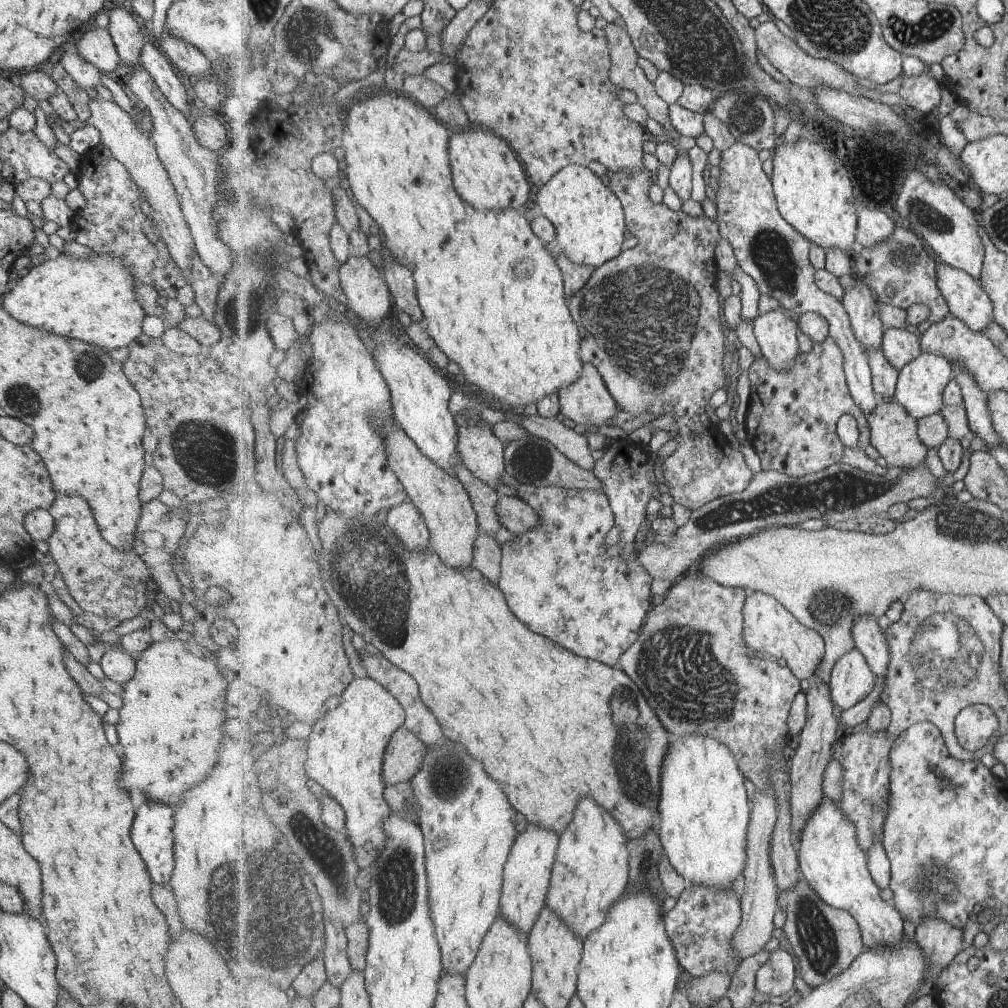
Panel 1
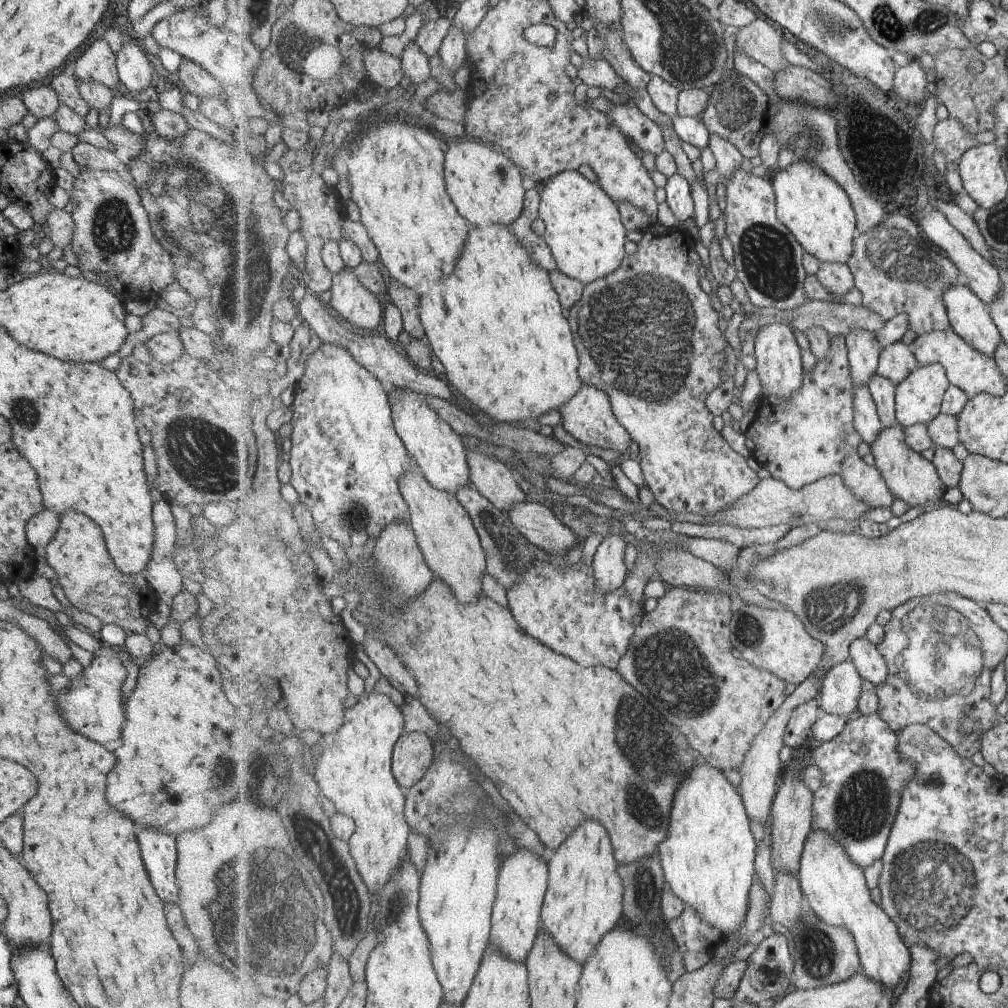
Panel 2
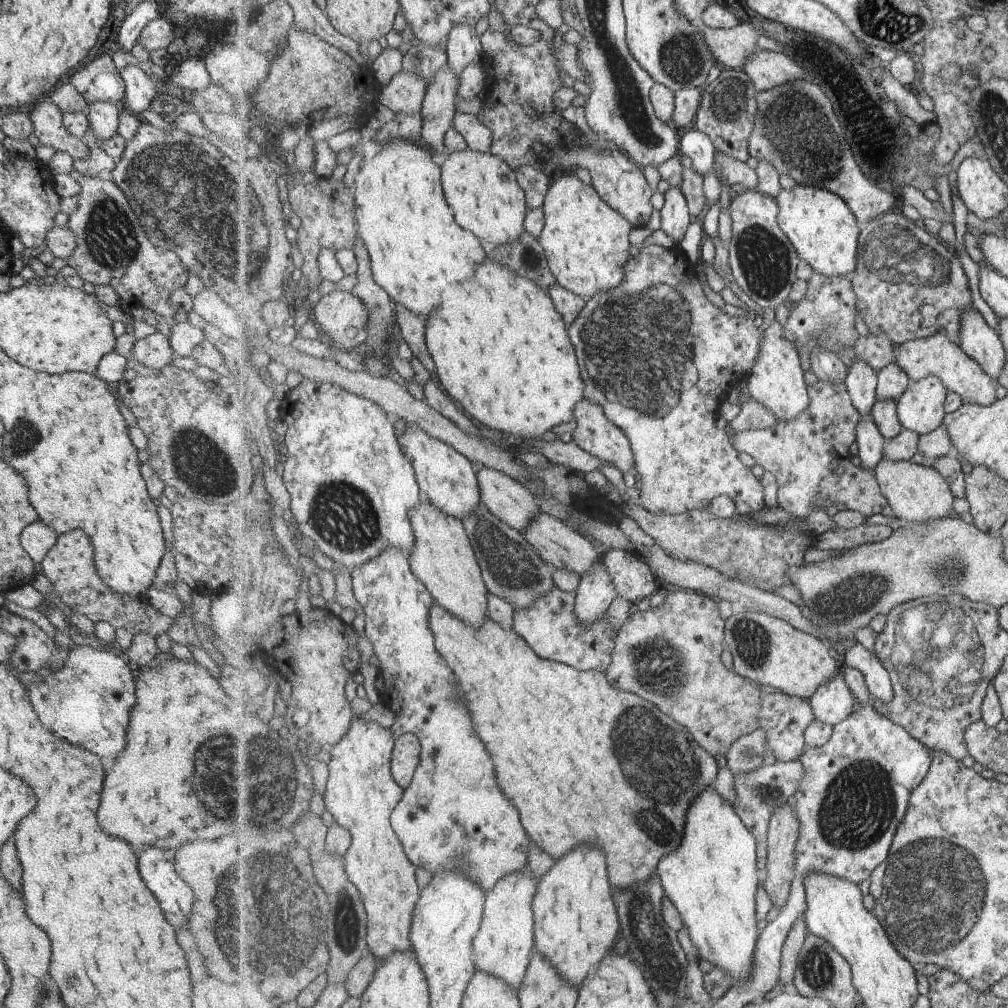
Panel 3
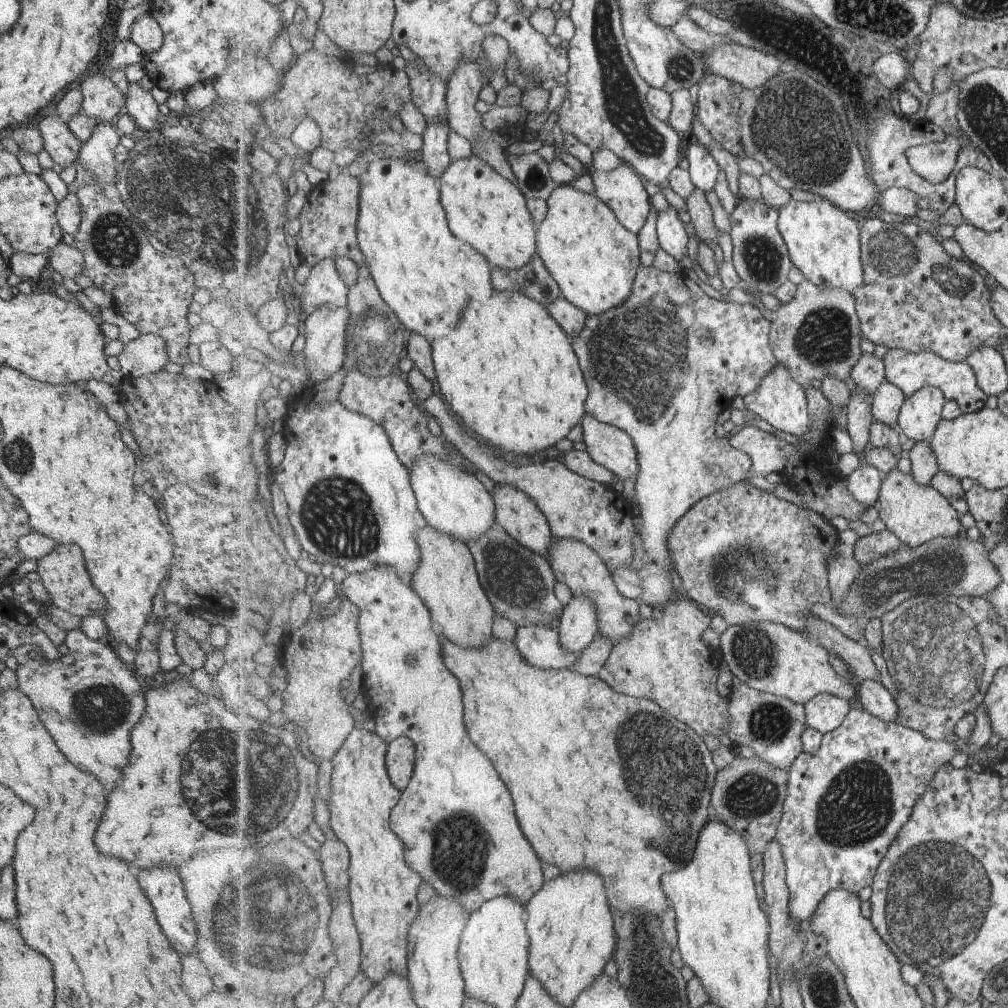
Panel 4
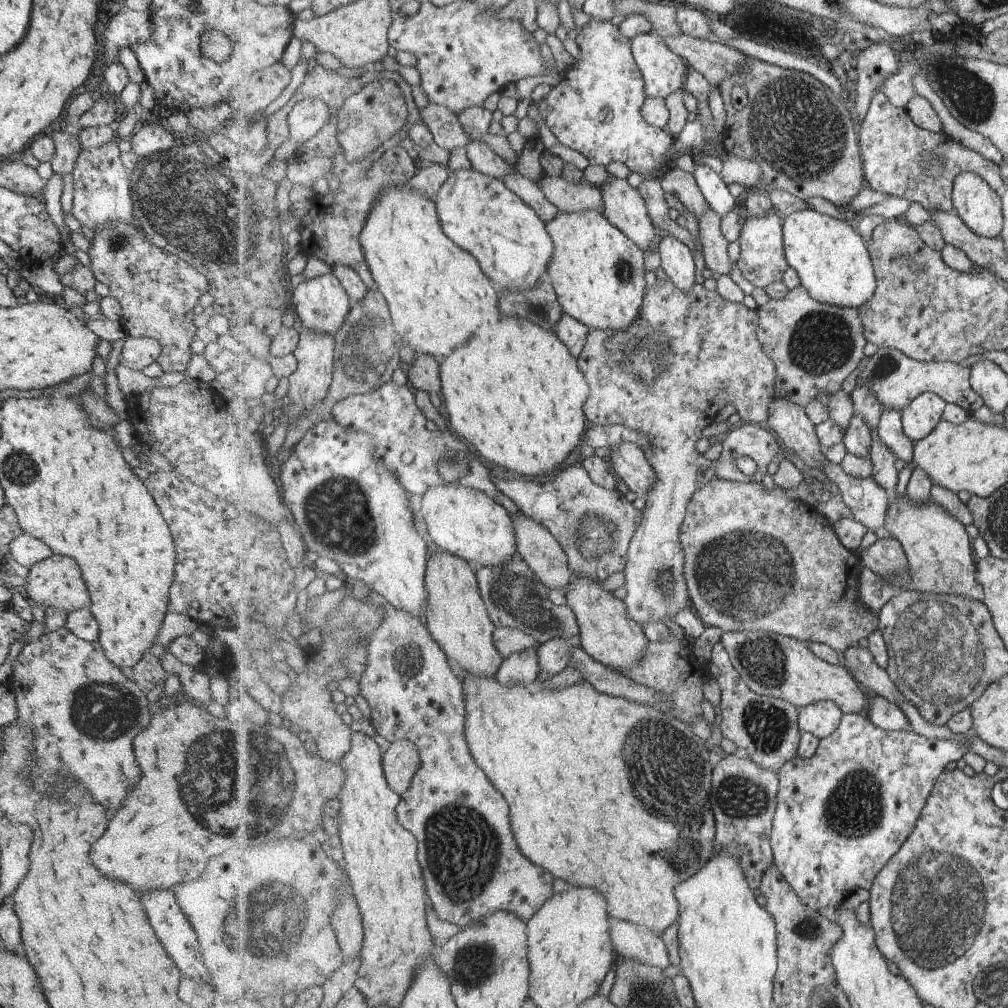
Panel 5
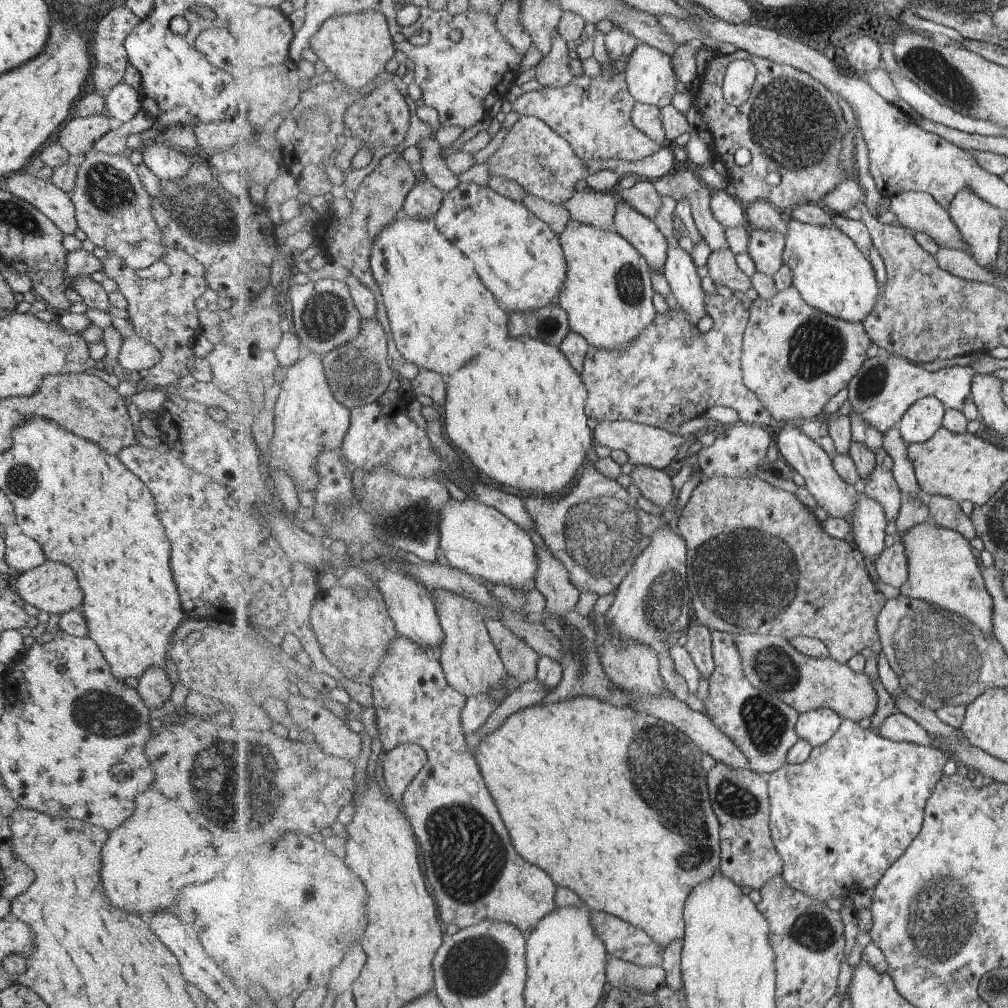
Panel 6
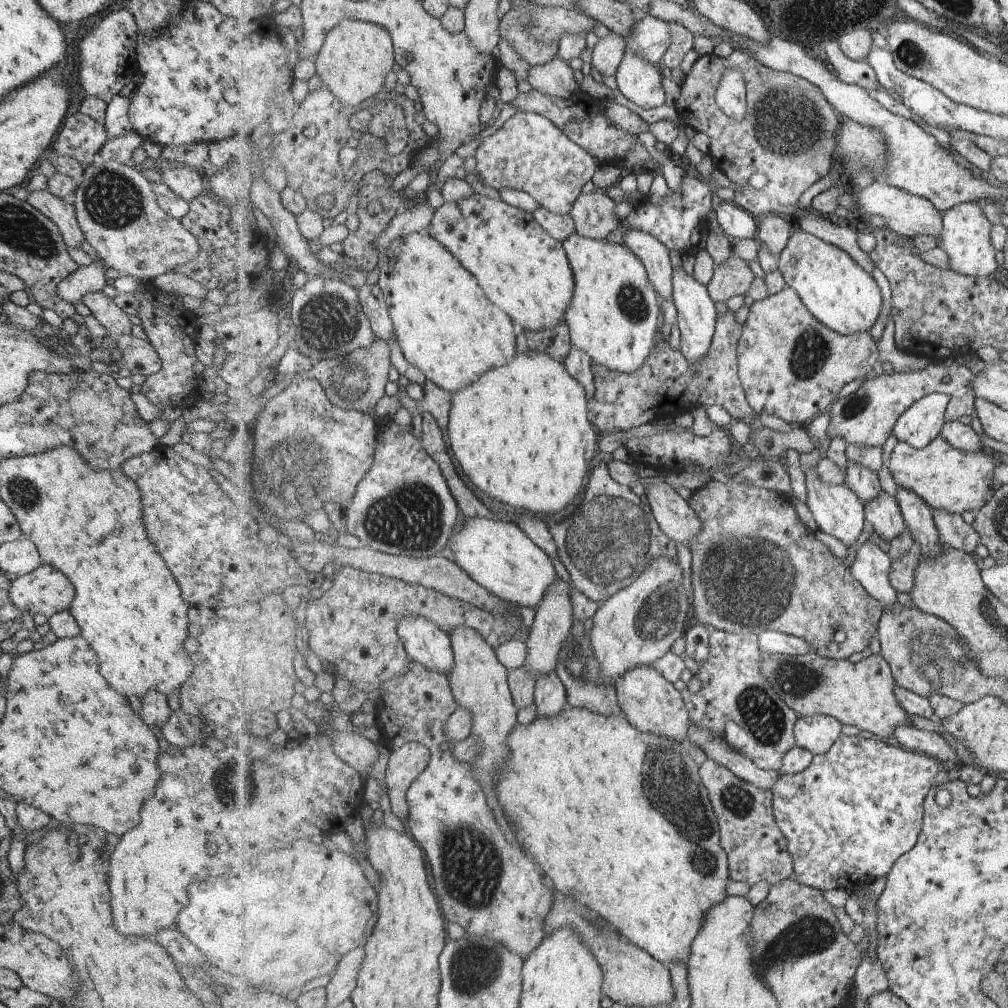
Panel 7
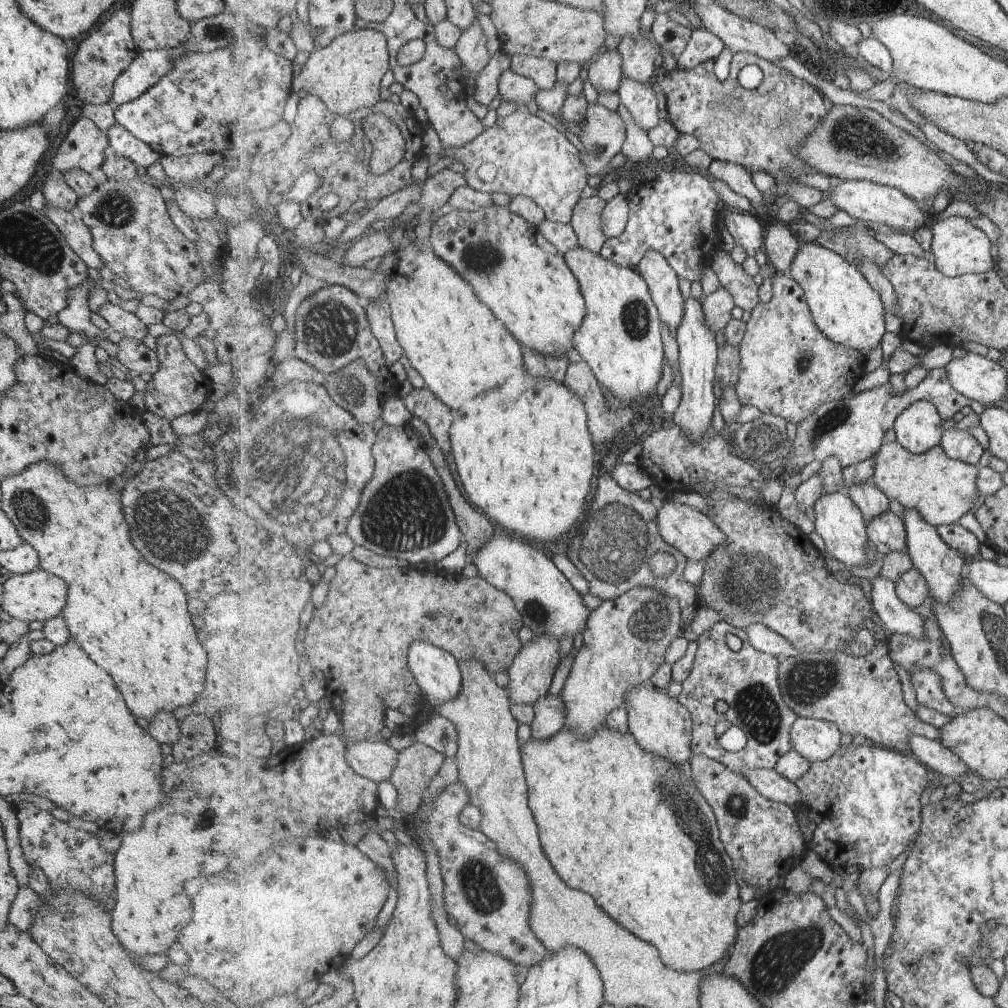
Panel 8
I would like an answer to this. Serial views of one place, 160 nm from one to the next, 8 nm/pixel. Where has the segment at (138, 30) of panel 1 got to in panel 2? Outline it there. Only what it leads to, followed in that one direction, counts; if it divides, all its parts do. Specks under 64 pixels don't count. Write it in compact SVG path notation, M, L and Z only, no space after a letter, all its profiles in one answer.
M135 38L121 45L116 56L116 73L120 90L139 92L150 86L151 66L148 54Z

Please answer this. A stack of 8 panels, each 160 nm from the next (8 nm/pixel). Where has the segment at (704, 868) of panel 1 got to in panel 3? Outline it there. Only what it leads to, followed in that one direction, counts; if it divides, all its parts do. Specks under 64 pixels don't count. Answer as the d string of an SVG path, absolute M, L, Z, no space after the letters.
M708 788L696 796L695 802L689 807L688 827L684 843L672 853L665 855L659 864L657 872L665 886L667 897L679 909L684 926L689 929L691 938L697 945L700 960L709 961L714 968L723 969L731 978L732 986L736 985L752 967L753 956L759 934L759 920L757 920L757 847L756 836L747 828L744 821L737 814L733 804L715 788Z

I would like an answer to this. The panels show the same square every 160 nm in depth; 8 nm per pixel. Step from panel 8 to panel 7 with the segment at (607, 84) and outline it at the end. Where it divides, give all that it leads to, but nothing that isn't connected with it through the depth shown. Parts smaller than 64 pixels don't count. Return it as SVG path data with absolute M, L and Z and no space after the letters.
M611 31L593 47L591 64L601 75L616 75L629 50L627 38Z

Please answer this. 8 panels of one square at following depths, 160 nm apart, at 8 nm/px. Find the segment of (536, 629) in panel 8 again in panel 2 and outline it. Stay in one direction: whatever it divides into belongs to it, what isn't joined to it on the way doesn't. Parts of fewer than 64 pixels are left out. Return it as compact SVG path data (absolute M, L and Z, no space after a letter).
M392 387L390 404L395 428L404 440L410 454L420 464L424 475L439 490L450 493L459 492L461 487L471 483L468 450L465 439L457 434L449 422L445 422L435 408L431 408L426 400L428 396L420 395L412 389Z

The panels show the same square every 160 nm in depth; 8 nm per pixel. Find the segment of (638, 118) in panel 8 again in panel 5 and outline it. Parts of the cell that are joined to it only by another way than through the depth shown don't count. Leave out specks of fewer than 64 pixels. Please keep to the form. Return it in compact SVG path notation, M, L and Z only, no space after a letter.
M657 32L635 36L632 54L644 77L647 98L666 100L684 89L690 66L677 56Z

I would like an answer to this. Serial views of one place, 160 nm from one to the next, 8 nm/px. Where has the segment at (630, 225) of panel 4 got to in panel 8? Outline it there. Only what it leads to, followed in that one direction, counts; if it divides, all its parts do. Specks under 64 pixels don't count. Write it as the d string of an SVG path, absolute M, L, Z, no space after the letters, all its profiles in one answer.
M649 251L641 259L637 270L649 285L652 297L660 309L663 325L669 325L676 334L684 319L684 298L679 288L679 278L673 265L659 251Z

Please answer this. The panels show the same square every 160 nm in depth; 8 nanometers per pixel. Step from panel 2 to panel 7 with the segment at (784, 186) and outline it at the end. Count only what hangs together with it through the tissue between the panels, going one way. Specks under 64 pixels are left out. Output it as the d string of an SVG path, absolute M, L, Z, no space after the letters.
M801 228L791 235L787 248L780 254L780 271L785 275L787 285L797 289L805 306L825 326L844 335L865 332L873 328L881 314L883 296L877 280L871 276L848 252L842 251L836 244L827 242L817 235Z

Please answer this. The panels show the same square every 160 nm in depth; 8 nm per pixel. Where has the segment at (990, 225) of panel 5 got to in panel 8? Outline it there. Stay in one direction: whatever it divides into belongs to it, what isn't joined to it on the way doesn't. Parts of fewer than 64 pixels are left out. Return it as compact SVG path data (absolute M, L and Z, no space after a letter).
M952 216L933 226L935 262L938 269L950 277L960 277L971 273L986 273L995 268L996 258L993 258L993 243L986 232L983 232L973 221L963 216Z

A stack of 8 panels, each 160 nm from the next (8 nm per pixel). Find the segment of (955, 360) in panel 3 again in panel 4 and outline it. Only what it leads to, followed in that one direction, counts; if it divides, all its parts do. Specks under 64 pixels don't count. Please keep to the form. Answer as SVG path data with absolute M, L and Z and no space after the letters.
M899 347L888 349L884 359L886 380L899 386L907 397L922 388L934 386L944 392L947 400L957 401L963 413L976 413L987 406L989 395L980 387L976 372L966 360L953 362L929 349L914 353Z

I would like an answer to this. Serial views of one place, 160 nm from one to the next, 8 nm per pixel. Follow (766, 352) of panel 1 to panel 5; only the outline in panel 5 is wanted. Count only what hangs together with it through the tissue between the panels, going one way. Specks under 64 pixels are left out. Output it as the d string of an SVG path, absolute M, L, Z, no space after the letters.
M776 396L771 404L771 414L767 422L781 438L785 448L797 454L805 466L825 472L822 462L826 458L821 452L816 425L809 420L803 408Z

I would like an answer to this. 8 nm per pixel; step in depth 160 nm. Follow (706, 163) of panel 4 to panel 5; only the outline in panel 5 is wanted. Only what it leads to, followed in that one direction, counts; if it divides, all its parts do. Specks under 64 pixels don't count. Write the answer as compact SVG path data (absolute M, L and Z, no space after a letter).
M697 163L693 172L701 192L705 195L709 206L715 209L721 218L733 212L735 197L729 192L724 178L703 163Z

